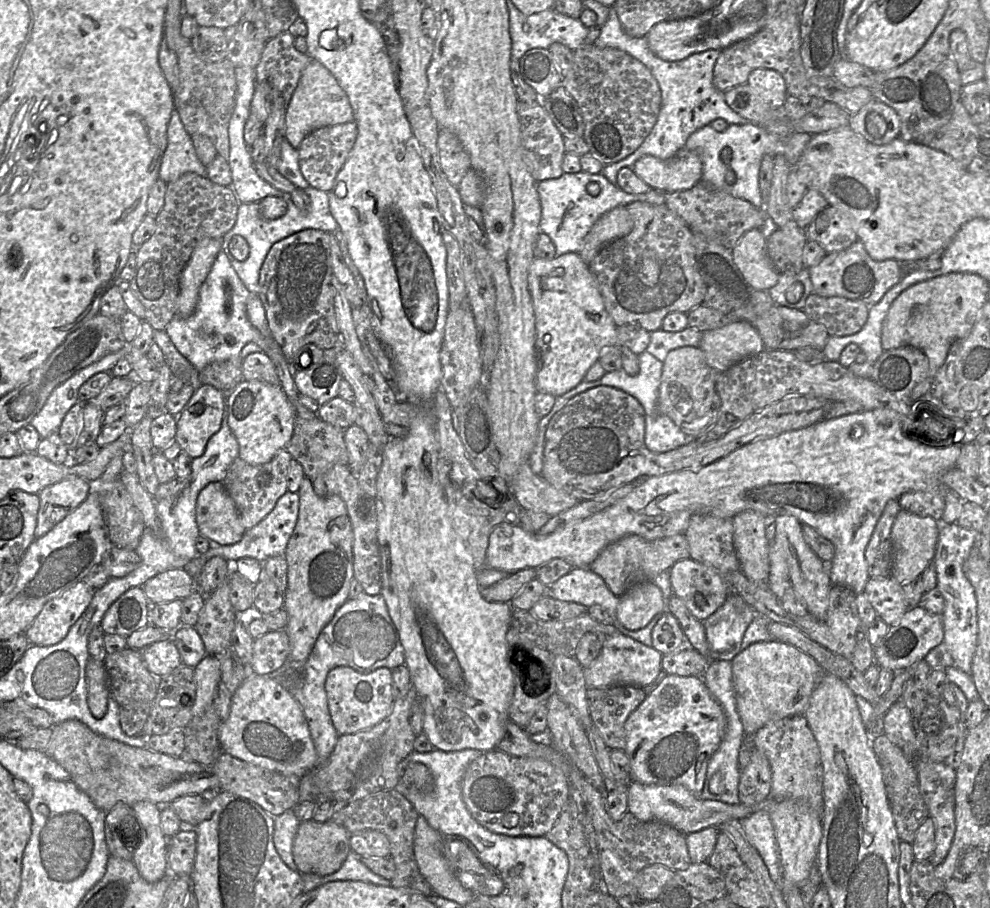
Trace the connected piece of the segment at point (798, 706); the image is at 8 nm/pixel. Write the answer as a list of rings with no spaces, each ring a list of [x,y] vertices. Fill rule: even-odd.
[[[776,639],[751,644],[731,664],[736,708],[747,735],[753,735],[771,721],[803,714],[825,673],[809,654]]]

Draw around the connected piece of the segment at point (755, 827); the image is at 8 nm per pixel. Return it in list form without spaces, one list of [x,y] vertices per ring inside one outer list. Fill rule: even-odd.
[[[757,809],[741,820],[741,824],[746,838],[758,851],[771,879],[781,884],[780,853],[769,813],[765,809]]]

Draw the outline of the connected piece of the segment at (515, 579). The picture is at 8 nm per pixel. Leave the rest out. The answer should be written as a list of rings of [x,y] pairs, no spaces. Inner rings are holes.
[[[524,569],[510,574],[502,581],[481,589],[482,597],[489,602],[511,603],[523,587],[537,577],[537,570]]]

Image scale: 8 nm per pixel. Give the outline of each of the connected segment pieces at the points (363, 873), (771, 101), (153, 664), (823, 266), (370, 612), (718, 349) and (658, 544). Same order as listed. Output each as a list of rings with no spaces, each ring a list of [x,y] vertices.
[[[350,850],[341,868],[336,872],[323,876],[321,884],[334,881],[363,881],[379,886],[391,886],[391,881],[373,873],[361,860],[361,856]]]
[[[755,69],[750,73],[747,83],[770,108],[782,108],[788,93],[780,73],[773,69]]]
[[[164,638],[146,646],[141,650],[141,655],[147,670],[158,679],[182,665],[179,652],[171,638]]]
[[[856,240],[842,251],[826,253],[822,260],[808,268],[813,293],[822,297],[844,297],[871,306],[902,278],[901,264],[893,259],[873,260],[861,241]]]
[[[362,592],[357,597],[346,600],[337,609],[333,618],[320,632],[309,657],[300,670],[288,670],[286,673],[282,670],[276,674],[303,711],[318,755],[319,765],[328,759],[339,737],[331,721],[327,705],[325,680],[328,672],[337,666],[347,666],[359,673],[366,674],[381,667],[393,670],[403,664],[405,664],[404,648],[401,644],[397,628],[389,616],[383,596],[380,594],[371,596]]]
[[[732,321],[717,329],[702,332],[698,346],[707,364],[717,372],[749,356],[763,351],[763,341],[757,330],[747,321]]]
[[[683,533],[652,541],[638,535],[628,535],[605,547],[589,569],[605,581],[615,596],[622,597],[635,584],[654,581],[676,562],[689,557],[688,542]]]

